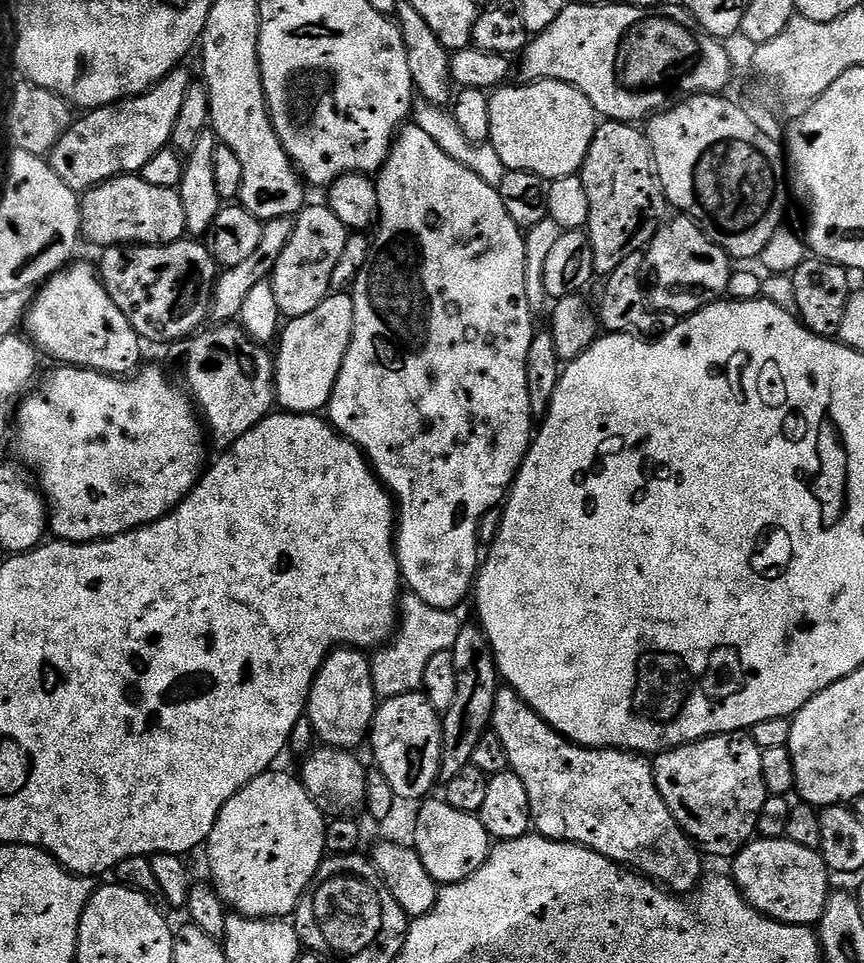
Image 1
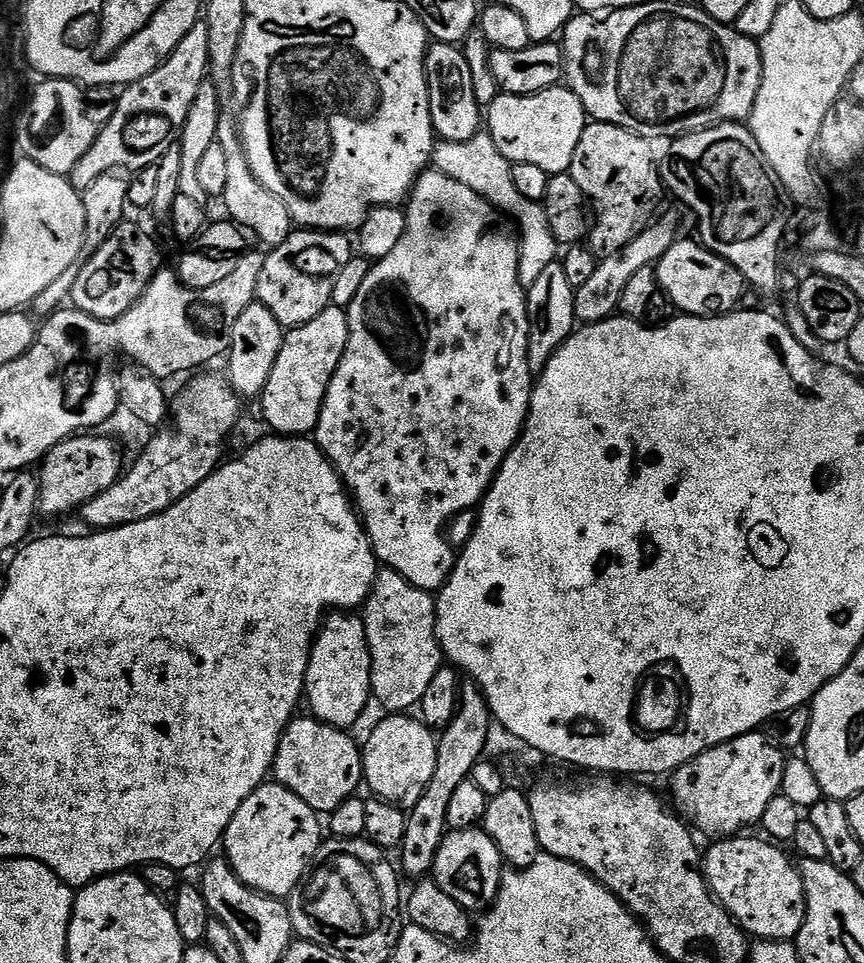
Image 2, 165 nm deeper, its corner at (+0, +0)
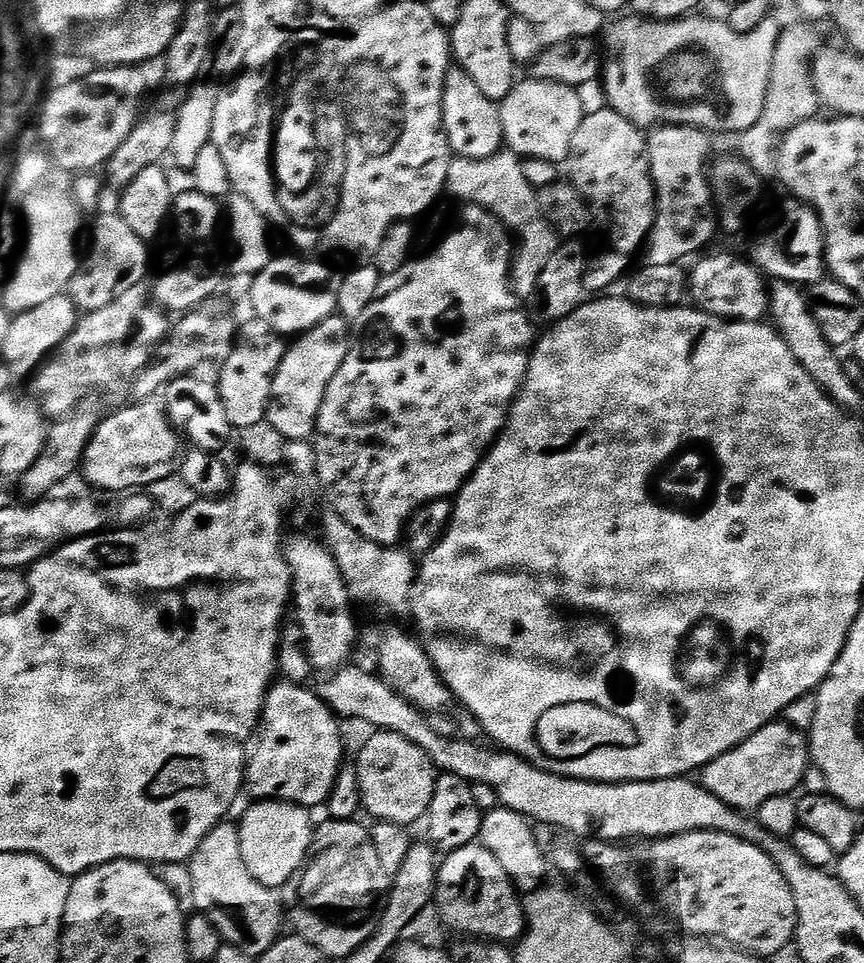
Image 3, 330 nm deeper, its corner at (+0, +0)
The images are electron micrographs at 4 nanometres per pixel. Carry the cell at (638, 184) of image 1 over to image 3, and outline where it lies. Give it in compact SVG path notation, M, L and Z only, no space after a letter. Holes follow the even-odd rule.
M601 106L597 112L589 111L578 126L578 134L574 134L574 142L570 142L566 176L588 201L595 227L597 224L608 239L607 247L629 257L635 252L639 253L650 234L652 223L656 220L656 187L652 185L645 133L607 106Z

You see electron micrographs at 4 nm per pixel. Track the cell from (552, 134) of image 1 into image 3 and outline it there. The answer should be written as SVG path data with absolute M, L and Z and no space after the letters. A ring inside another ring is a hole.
M531 78L525 80L525 84L524 81L517 83L512 93L499 101L507 151L521 158L567 161L570 142L574 142L574 134L578 134L578 126L586 115L586 107L580 101L581 93L565 84Z

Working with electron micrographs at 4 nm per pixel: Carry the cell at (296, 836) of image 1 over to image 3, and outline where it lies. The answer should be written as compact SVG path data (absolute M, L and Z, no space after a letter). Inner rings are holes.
M262 800L249 805L244 817L238 820L242 838L242 862L246 862L250 874L254 874L262 886L273 890L283 889L308 857L314 831L313 813L298 804L284 804L281 800Z

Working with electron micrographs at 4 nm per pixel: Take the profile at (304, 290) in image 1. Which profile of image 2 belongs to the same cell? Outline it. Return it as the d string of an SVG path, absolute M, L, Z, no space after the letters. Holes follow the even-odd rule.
M293 230L286 242L265 255L256 300L264 304L286 330L318 318L318 314L332 304L334 282L338 282L338 274L342 274L346 262L353 258L354 244L348 238L342 232Z

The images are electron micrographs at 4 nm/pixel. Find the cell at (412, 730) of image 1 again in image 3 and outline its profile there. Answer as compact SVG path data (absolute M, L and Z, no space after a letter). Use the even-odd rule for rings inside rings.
M379 730L371 733L372 737L360 748L360 757L354 760L358 782L360 783L360 803L365 813L369 812L373 821L394 822L405 826L412 826L415 820L423 821L428 814L430 798L434 794L436 785L437 769L433 768L432 760L414 742L406 742L393 732L381 732Z

